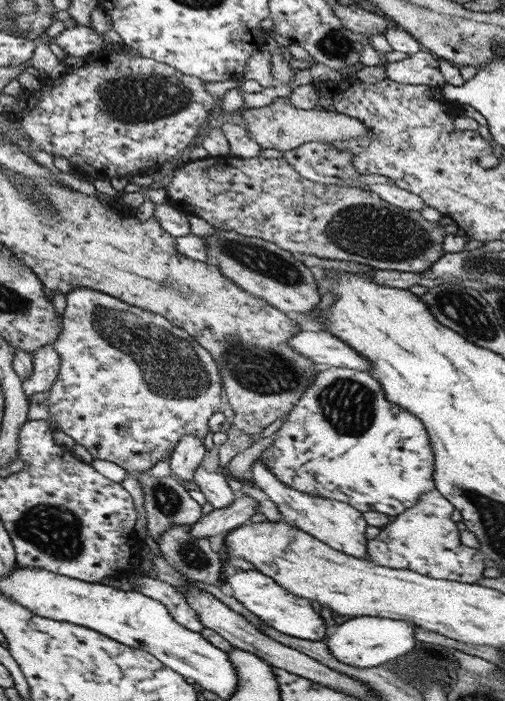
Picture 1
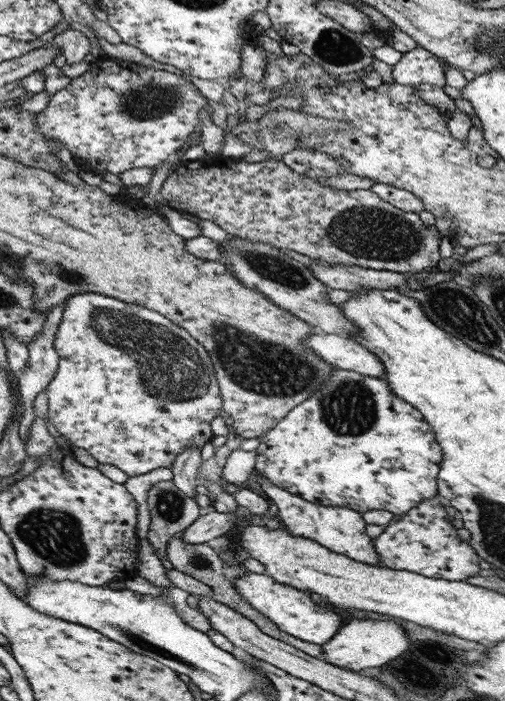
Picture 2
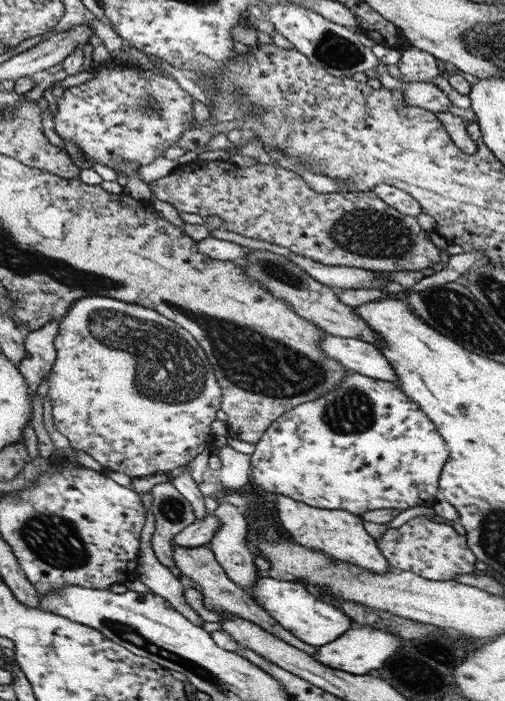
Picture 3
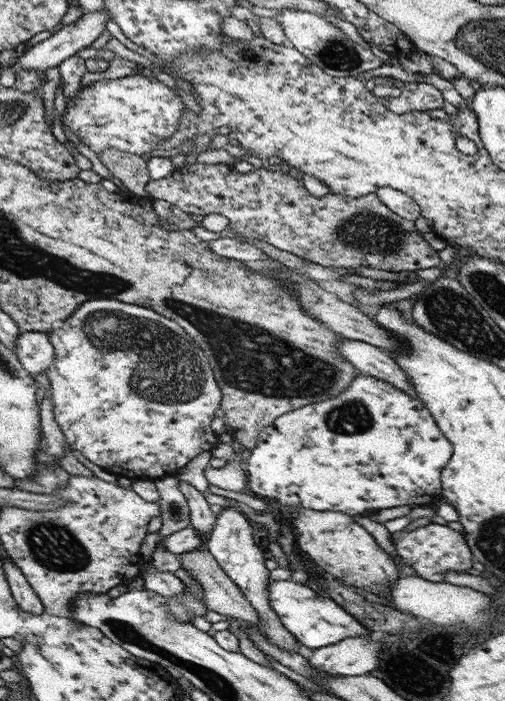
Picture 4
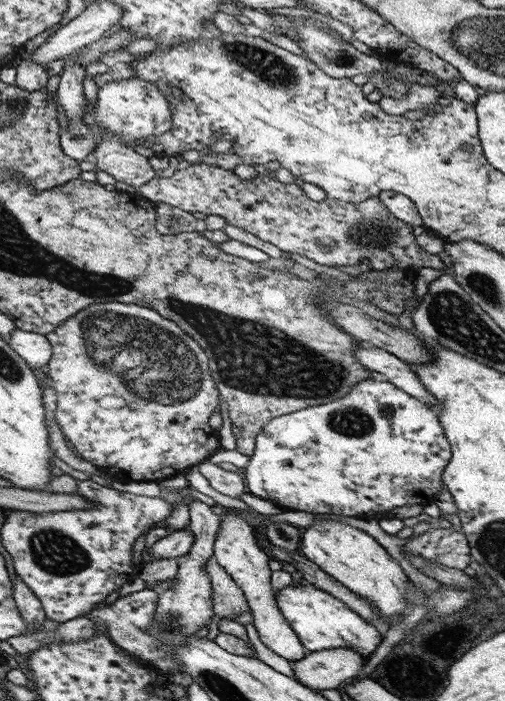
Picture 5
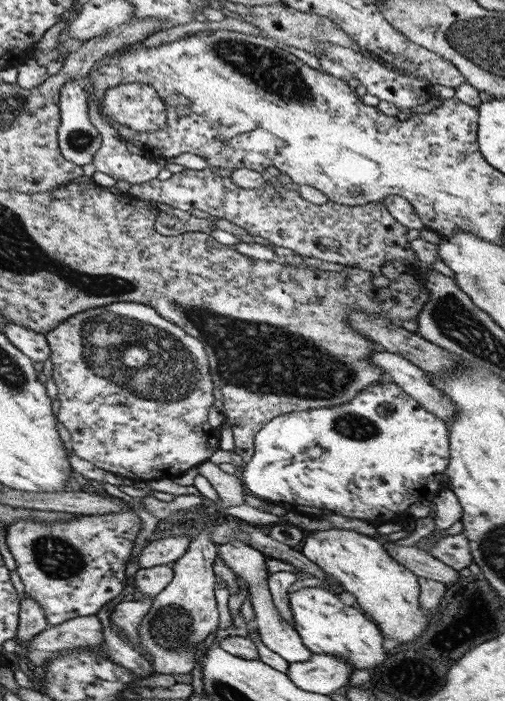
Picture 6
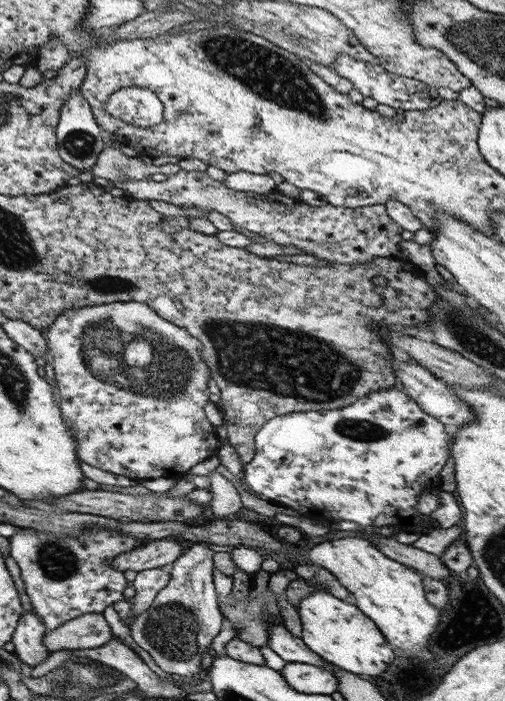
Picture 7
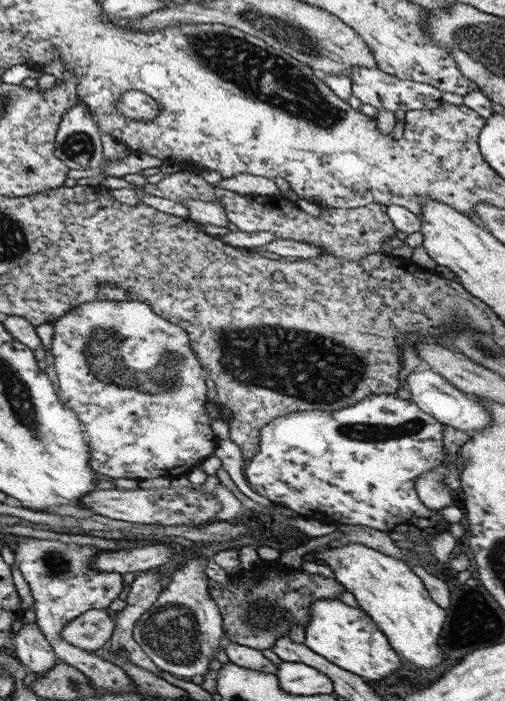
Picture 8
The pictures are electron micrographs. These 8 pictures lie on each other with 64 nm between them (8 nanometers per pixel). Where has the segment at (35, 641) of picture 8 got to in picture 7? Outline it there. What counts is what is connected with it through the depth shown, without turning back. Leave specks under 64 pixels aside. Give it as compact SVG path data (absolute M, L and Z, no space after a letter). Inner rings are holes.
M34 611L21 612L10 641L14 644L13 653L25 663L26 669L34 667L51 653L42 645L44 631L44 624Z

